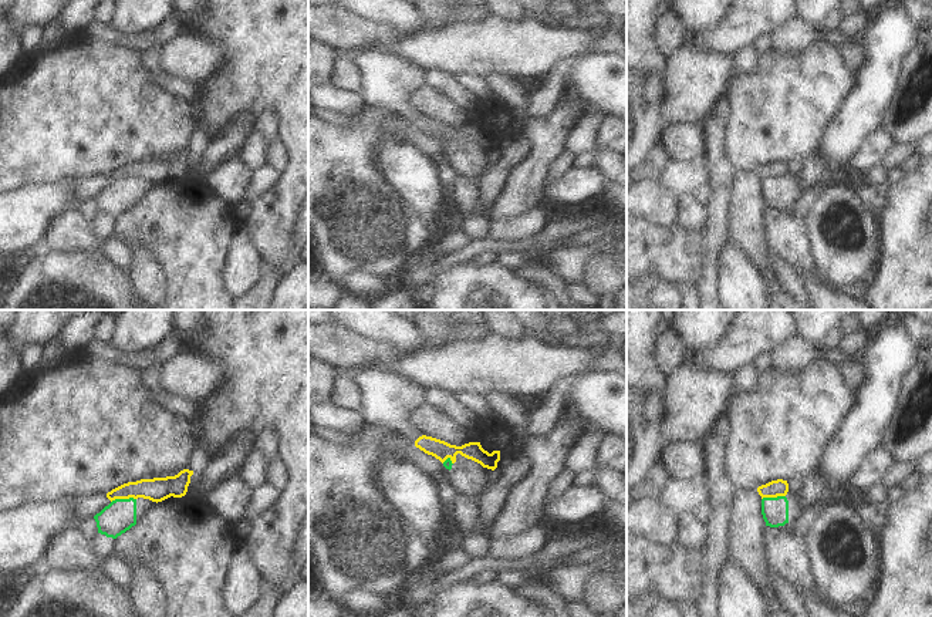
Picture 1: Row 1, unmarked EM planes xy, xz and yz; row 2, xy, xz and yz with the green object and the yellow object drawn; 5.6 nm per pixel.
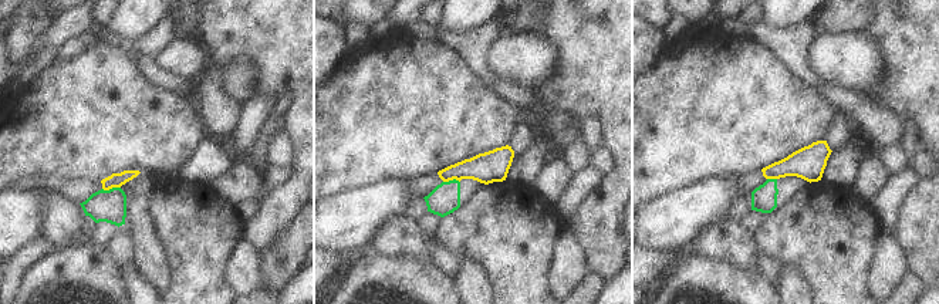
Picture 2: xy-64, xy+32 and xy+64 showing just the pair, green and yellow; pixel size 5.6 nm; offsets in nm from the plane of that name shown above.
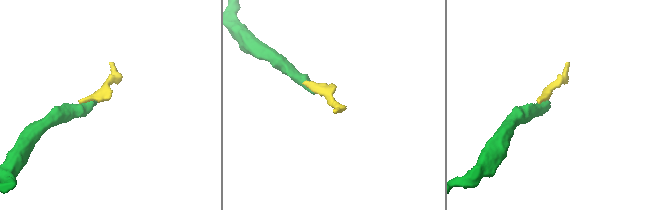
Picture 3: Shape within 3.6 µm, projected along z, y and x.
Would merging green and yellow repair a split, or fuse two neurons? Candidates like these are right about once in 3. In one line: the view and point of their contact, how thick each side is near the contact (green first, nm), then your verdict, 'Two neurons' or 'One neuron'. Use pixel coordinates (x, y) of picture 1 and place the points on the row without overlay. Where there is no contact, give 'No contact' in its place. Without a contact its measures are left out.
Touches green at xy (122, 181). Thickness 180 nm (green) against 140 nm. Two neurons

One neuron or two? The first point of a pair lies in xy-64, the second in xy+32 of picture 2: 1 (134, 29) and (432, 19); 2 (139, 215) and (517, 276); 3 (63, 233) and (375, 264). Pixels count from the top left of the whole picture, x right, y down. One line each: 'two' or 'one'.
1: two
2: two
3: two

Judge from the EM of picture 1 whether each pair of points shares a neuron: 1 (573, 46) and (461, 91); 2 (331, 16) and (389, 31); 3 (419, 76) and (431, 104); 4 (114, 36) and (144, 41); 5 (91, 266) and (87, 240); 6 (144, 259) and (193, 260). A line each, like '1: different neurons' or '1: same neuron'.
1: different neurons
2: same neuron
3: different neurons
4: same neuron
5: different neurons
6: different neurons

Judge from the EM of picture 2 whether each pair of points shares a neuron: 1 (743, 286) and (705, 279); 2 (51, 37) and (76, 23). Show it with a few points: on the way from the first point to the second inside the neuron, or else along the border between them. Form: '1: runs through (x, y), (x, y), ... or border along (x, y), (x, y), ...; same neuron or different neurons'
1: runs through (733, 286), (715, 286); same neuron
2: runs through (57, 34), (70, 26); same neuron

